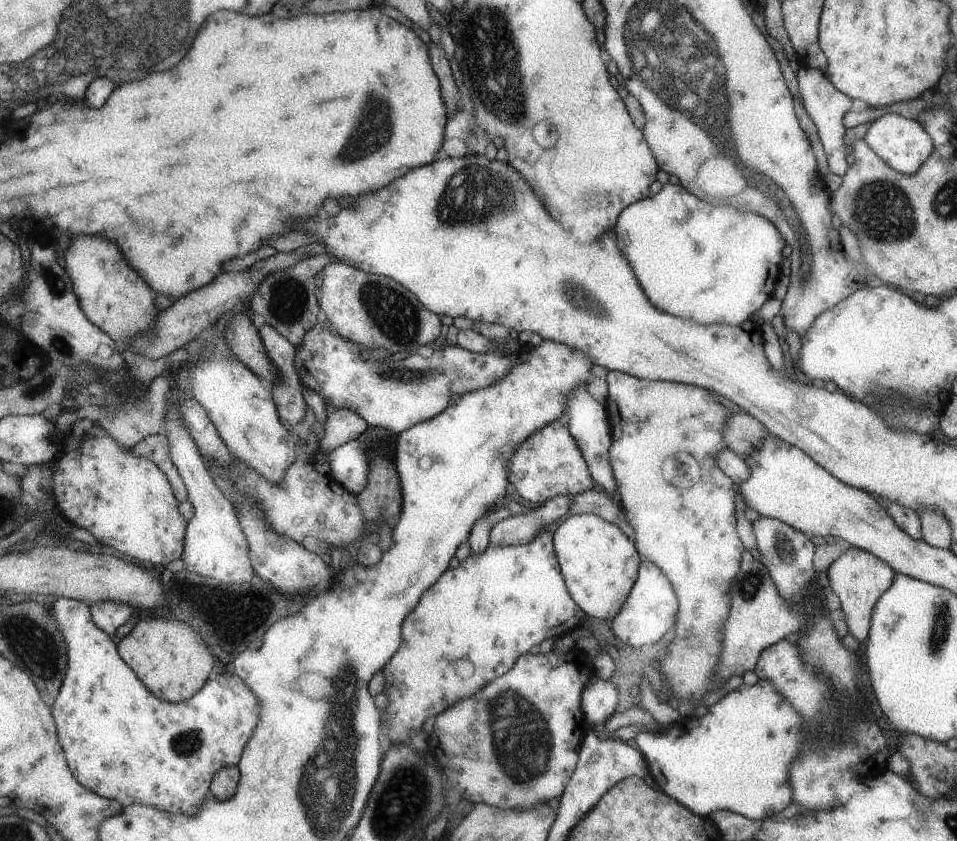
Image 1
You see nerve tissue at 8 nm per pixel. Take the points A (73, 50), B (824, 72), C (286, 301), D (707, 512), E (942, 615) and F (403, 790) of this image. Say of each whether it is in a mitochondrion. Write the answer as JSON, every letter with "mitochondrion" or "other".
{"A":"mitochondrion","B":"other","C":"mitochondrion","D":"other","E":"mitochondrion","F":"mitochondrion"}

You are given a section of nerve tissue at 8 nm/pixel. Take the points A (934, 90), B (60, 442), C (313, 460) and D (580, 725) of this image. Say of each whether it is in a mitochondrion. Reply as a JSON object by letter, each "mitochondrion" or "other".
{"A":"other","B":"other","C":"other","D":"other"}

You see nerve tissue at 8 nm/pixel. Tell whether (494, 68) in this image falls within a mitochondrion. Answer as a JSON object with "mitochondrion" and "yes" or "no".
{"mitochondrion":"yes"}

